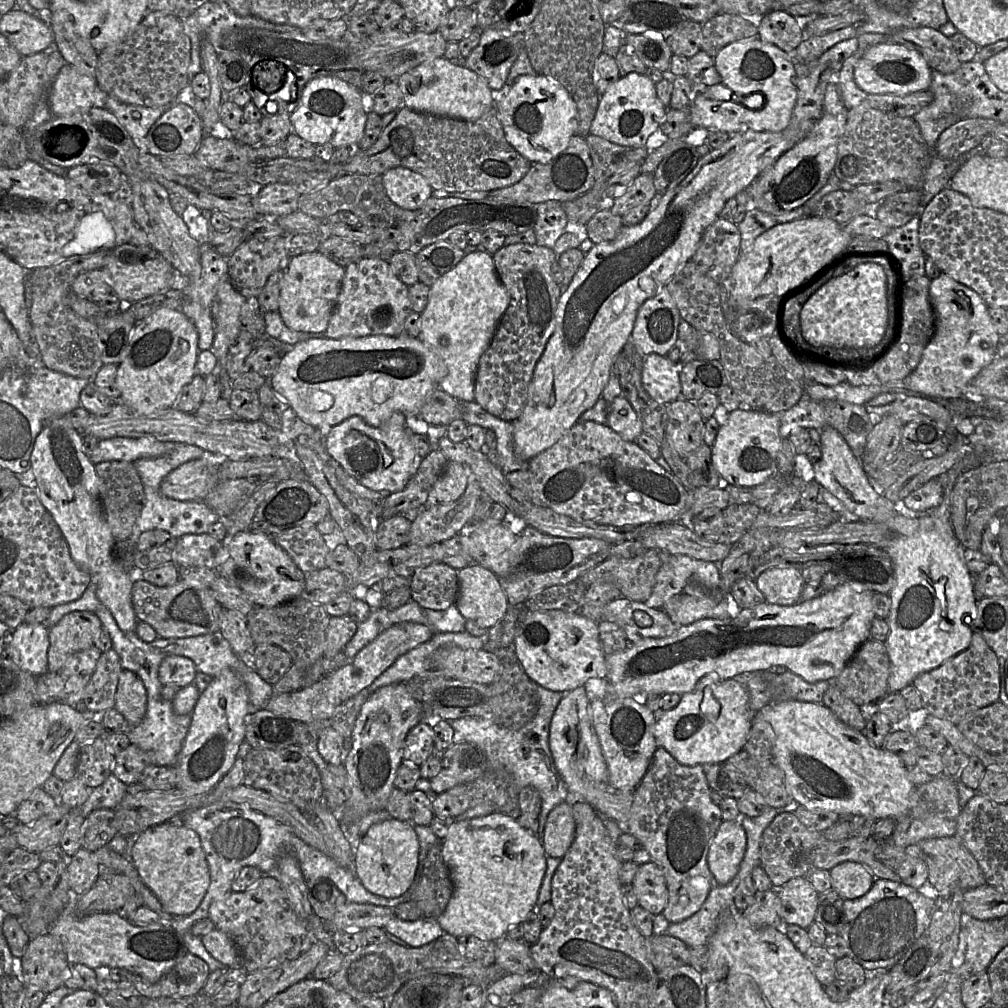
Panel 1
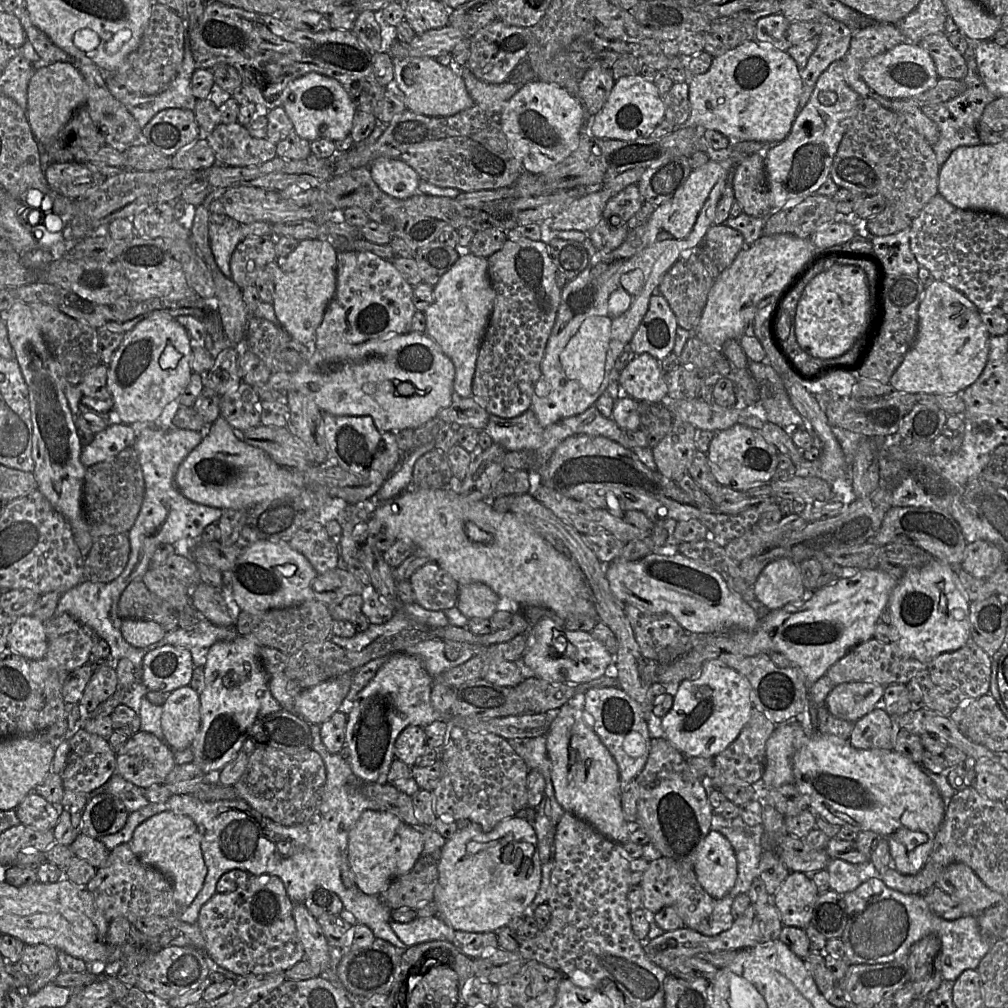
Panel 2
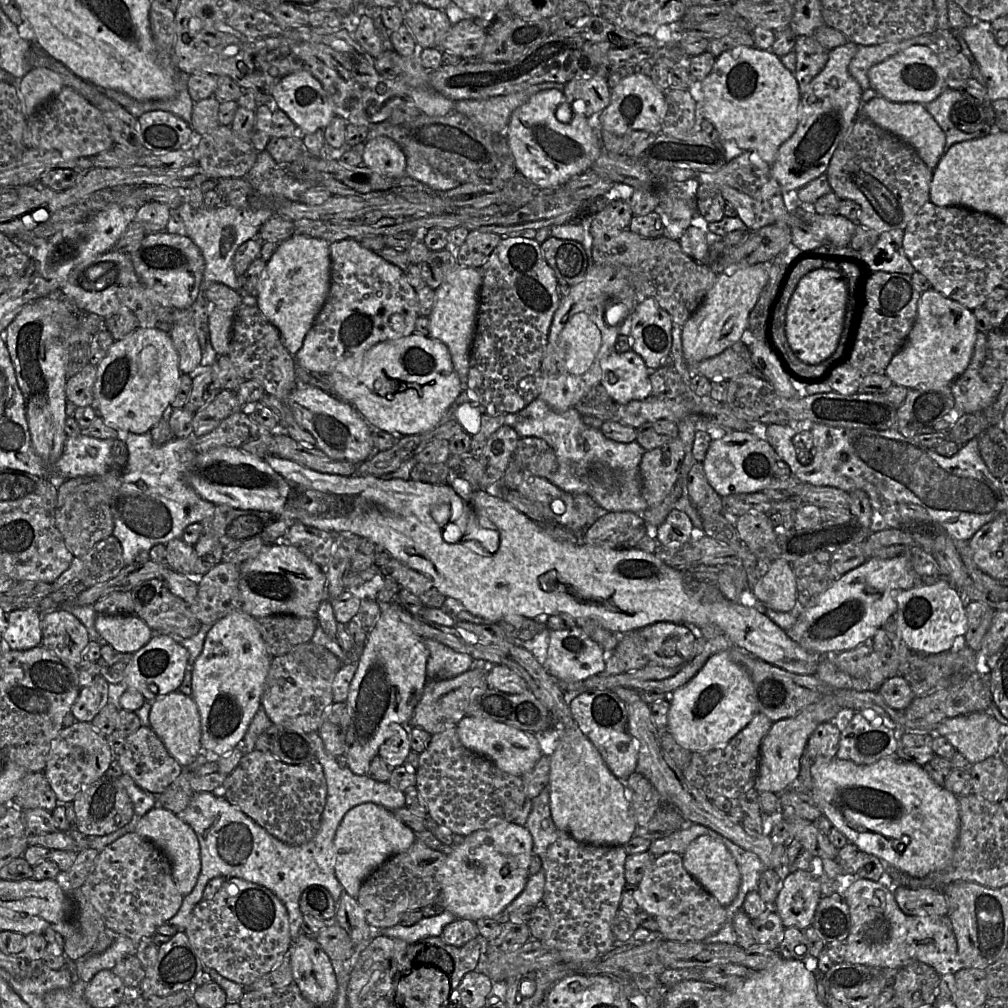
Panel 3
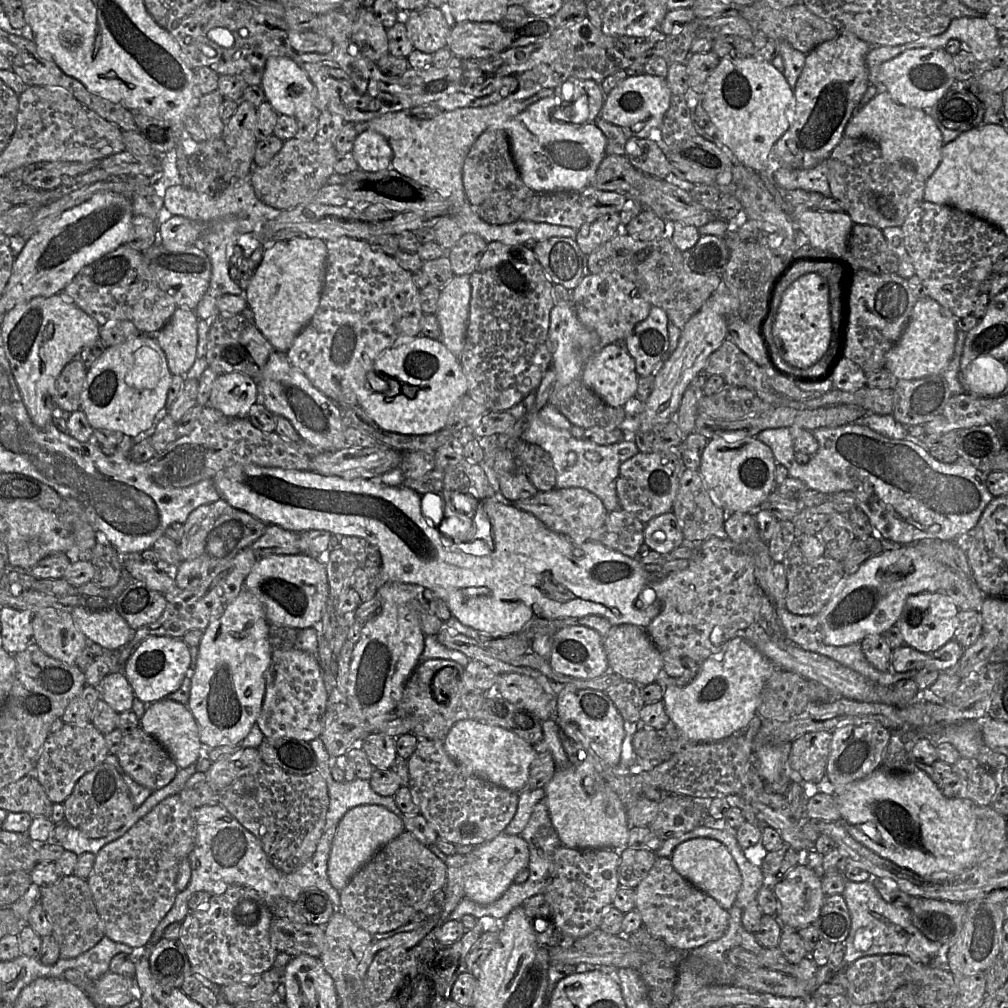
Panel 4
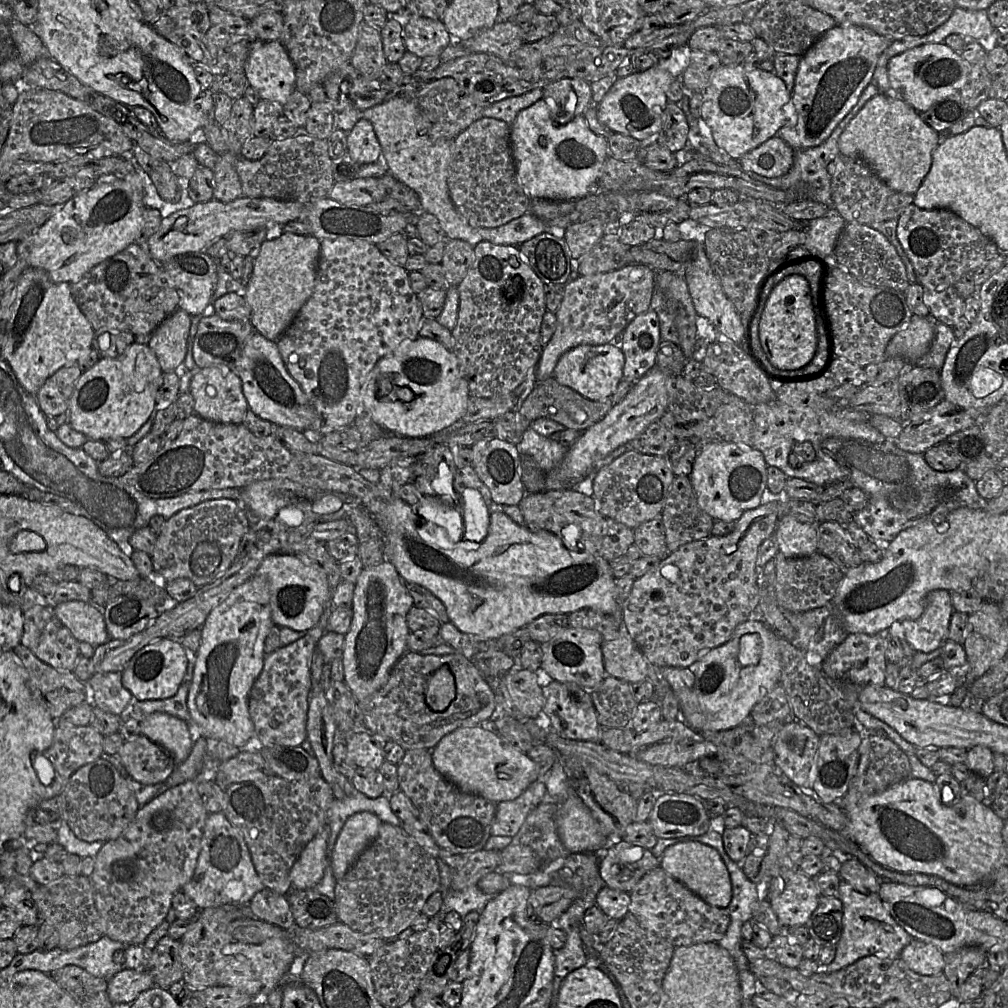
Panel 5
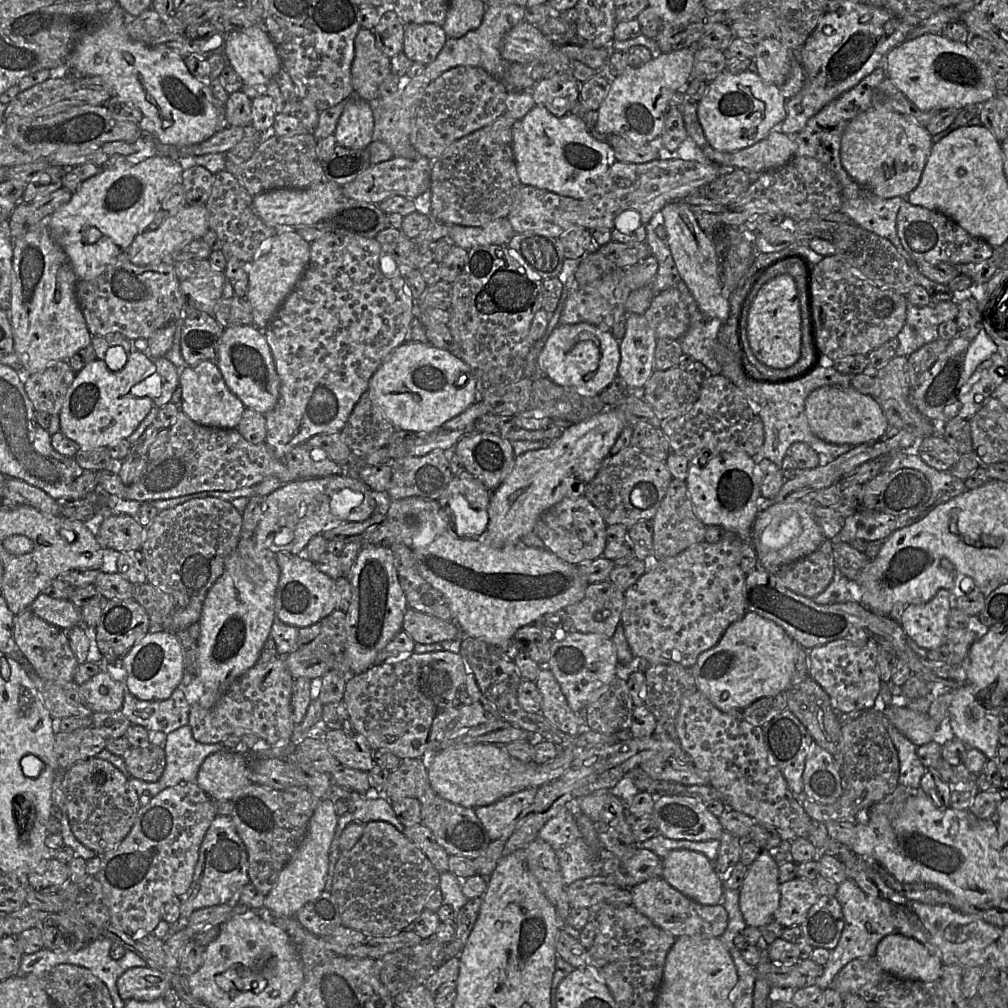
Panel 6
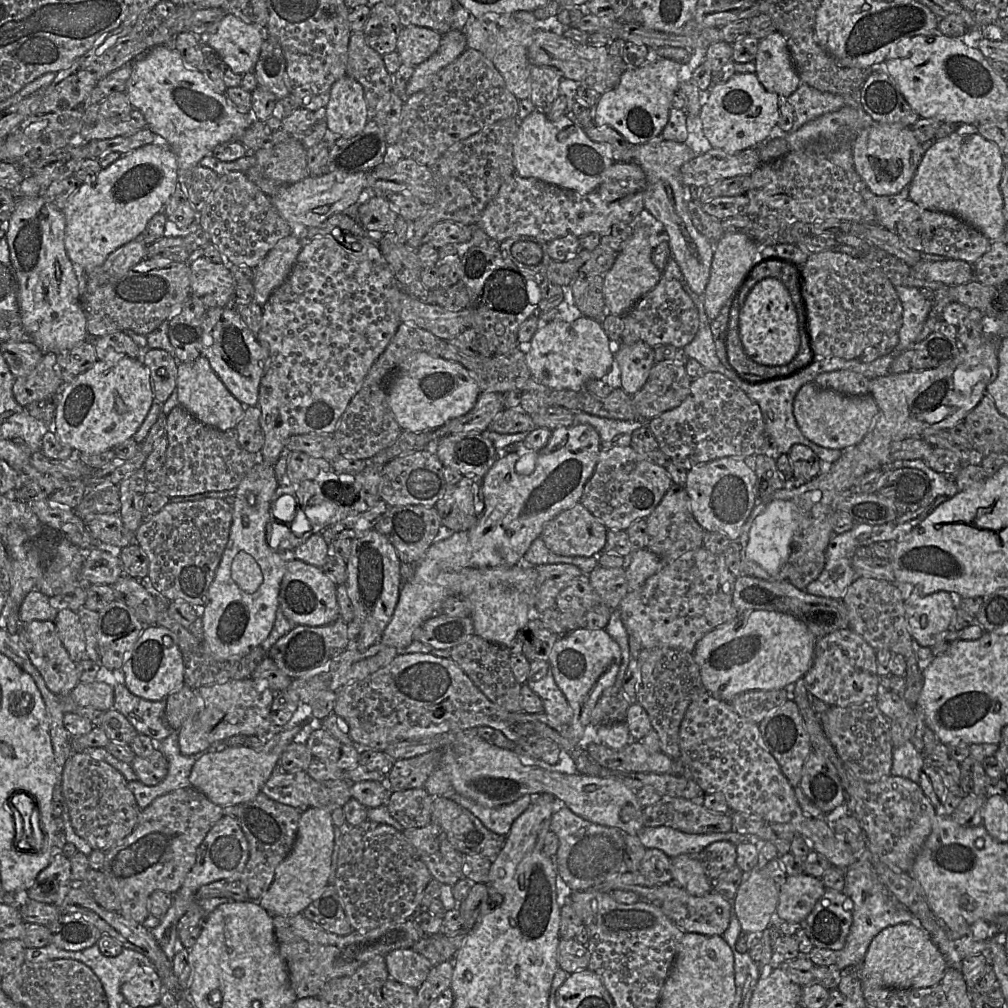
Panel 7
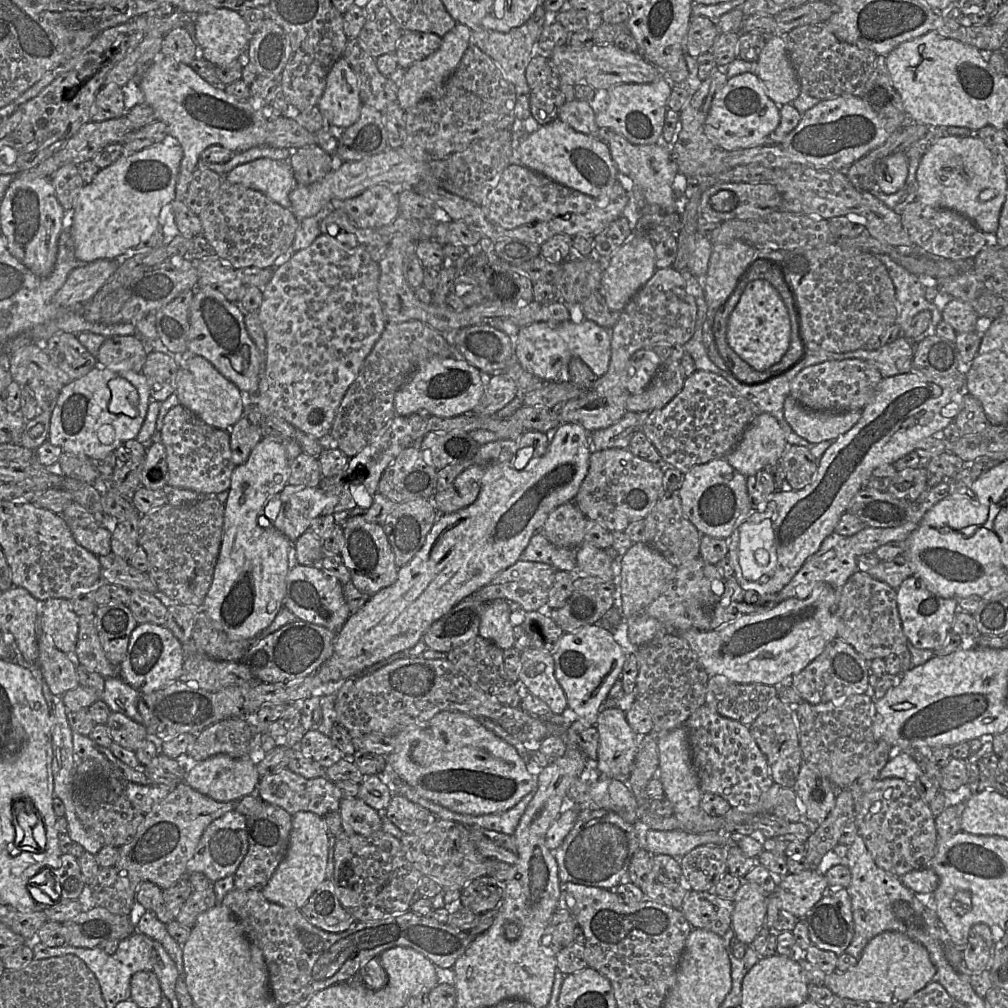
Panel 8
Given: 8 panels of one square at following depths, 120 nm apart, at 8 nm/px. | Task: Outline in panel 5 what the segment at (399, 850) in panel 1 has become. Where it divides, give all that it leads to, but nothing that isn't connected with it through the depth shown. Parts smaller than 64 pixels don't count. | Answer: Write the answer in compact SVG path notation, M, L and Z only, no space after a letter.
M366 811L355 813L346 820L332 855L332 870L336 880L348 872L359 855L376 838L381 823L375 814Z

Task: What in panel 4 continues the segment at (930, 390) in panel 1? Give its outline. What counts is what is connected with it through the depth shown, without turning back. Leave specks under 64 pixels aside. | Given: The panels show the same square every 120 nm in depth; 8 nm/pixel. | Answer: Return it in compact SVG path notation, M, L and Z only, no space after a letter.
M928 296L919 299L903 334L886 355L885 368L898 380L942 375L956 354L958 319L936 300Z

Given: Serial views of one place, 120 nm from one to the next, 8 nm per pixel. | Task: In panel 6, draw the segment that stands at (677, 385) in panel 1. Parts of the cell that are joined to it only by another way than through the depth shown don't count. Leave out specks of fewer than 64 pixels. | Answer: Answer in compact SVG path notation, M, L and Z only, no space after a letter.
M581 322L559 324L548 337L538 359L540 374L582 396L597 396L618 376L619 341L604 328Z

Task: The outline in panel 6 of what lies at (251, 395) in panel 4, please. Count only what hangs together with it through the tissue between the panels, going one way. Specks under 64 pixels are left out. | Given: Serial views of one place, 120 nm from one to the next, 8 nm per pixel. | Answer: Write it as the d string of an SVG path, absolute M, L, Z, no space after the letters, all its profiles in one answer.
M205 360L195 366L183 368L179 373L179 386L182 390L182 400L179 407L191 420L207 427L237 428L246 407L230 391L214 360Z

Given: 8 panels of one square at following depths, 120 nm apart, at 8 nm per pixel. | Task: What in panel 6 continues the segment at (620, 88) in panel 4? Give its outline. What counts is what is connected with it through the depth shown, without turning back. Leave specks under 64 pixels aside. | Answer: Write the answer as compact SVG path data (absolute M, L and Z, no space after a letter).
M697 45L661 53L647 63L638 67L628 67L622 74L611 78L608 93L596 113L595 130L601 134L617 134L631 142L634 146L644 146L660 136L664 130L665 118L669 109L668 102L672 95L691 79Z

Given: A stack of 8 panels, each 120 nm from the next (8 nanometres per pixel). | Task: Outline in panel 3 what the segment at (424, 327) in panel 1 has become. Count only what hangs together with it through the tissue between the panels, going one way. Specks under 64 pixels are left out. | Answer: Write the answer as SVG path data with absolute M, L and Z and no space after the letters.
M457 265L435 290L435 304L429 315L429 336L443 342L449 349L453 366L465 389L470 366L471 347L476 330L479 291L482 275L478 268Z

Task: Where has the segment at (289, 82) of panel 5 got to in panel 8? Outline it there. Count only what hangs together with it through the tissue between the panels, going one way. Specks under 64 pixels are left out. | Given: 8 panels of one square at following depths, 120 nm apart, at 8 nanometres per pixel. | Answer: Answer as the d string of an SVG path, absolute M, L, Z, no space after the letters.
M217 8L209 12L194 15L195 42L202 49L203 58L215 66L226 66L246 51L250 33L241 14L226 8Z

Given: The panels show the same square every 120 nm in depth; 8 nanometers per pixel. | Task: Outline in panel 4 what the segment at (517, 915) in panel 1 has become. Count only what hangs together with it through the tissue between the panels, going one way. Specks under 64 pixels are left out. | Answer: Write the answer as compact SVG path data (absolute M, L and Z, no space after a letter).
M501 833L465 855L463 865L464 894L479 904L490 904L498 900L513 883L519 871L528 868L529 848L520 835Z

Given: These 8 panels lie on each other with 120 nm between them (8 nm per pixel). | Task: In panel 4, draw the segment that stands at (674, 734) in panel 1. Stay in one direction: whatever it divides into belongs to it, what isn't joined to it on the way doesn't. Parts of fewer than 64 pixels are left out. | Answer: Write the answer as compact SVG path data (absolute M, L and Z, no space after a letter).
M742 634L730 639L723 648L700 664L697 676L685 686L665 685L663 701L671 723L691 742L713 743L744 728L757 714L765 683L776 667Z

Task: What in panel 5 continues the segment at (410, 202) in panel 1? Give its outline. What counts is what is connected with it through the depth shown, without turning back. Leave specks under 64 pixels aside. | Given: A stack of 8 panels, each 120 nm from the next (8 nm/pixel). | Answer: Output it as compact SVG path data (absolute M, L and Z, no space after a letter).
M360 119L347 133L347 145L347 152L359 165L383 162L381 145L367 119Z

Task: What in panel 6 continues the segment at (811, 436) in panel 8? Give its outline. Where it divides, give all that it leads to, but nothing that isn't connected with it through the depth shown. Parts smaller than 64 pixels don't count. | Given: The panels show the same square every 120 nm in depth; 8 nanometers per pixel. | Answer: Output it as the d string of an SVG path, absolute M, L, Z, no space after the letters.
M823 386L814 390L806 399L805 413L812 432L832 444L867 443L879 439L890 428L877 400L853 387Z

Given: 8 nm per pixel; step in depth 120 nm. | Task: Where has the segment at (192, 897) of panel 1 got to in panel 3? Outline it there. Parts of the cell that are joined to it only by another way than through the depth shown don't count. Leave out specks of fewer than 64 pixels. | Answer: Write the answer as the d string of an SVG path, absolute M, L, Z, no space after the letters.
M155 806L140 817L134 832L152 842L169 859L172 877L179 893L182 896L191 893L201 870L200 846L194 830L178 815L161 806Z

